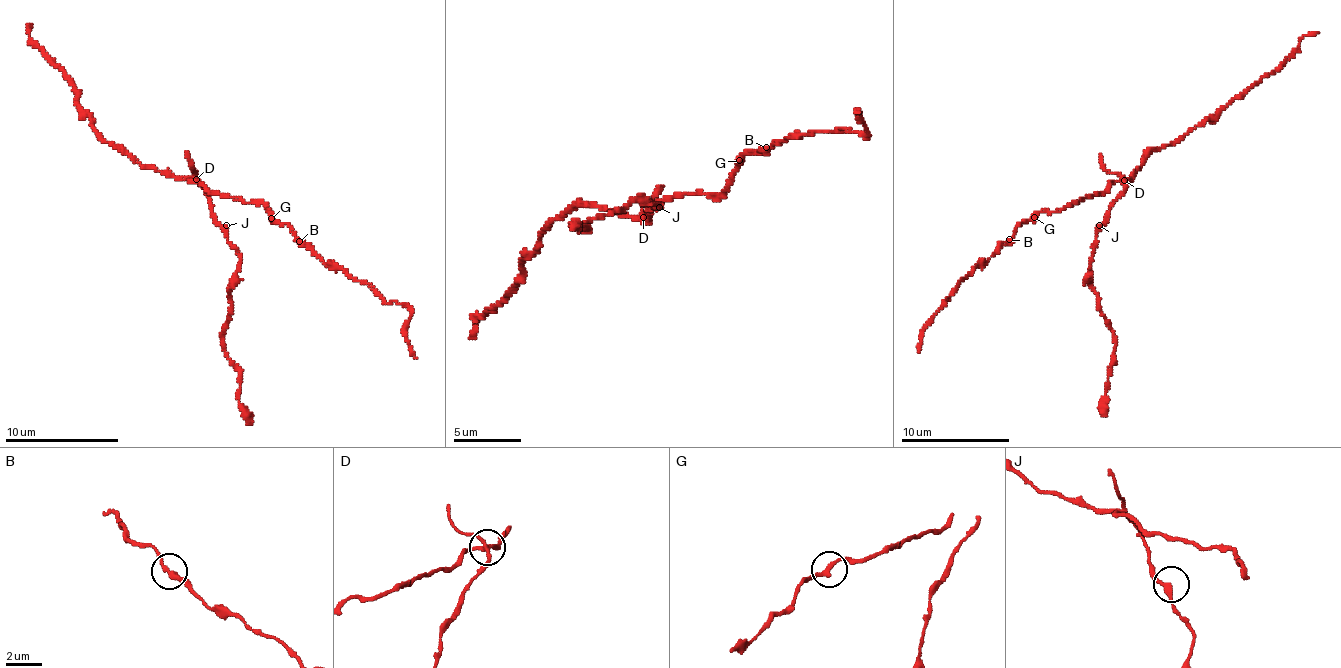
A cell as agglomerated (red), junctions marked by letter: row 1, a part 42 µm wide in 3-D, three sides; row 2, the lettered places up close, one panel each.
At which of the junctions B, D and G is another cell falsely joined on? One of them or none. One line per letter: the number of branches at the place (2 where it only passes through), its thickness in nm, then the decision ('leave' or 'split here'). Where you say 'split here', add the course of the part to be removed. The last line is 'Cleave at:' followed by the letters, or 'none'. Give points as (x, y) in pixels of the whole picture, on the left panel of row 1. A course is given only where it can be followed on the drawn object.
B: branches 2; calibre 240 nm; leave
D: branches 4; calibre 220 nm; split here; course (195, 180), (205, 191), (240, 260), (231, 291), (225, 350), (239, 373), (239, 407), (252, 424)
G: branches 2; calibre 240 nm; leave
Cleave at: D

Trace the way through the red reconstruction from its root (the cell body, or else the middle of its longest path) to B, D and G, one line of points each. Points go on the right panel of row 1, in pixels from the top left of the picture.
B: (1101, 192), (1080, 198), (1077, 203), (1069, 204), (1058, 212), (1040, 212), (1021, 223), (1009, 239)
D: (1101, 192), (1110, 184), (1124, 181)
G: (1101, 192), (1080, 198), (1077, 203), (1069, 204), (1058, 212), (1042, 212), (1034, 217)

